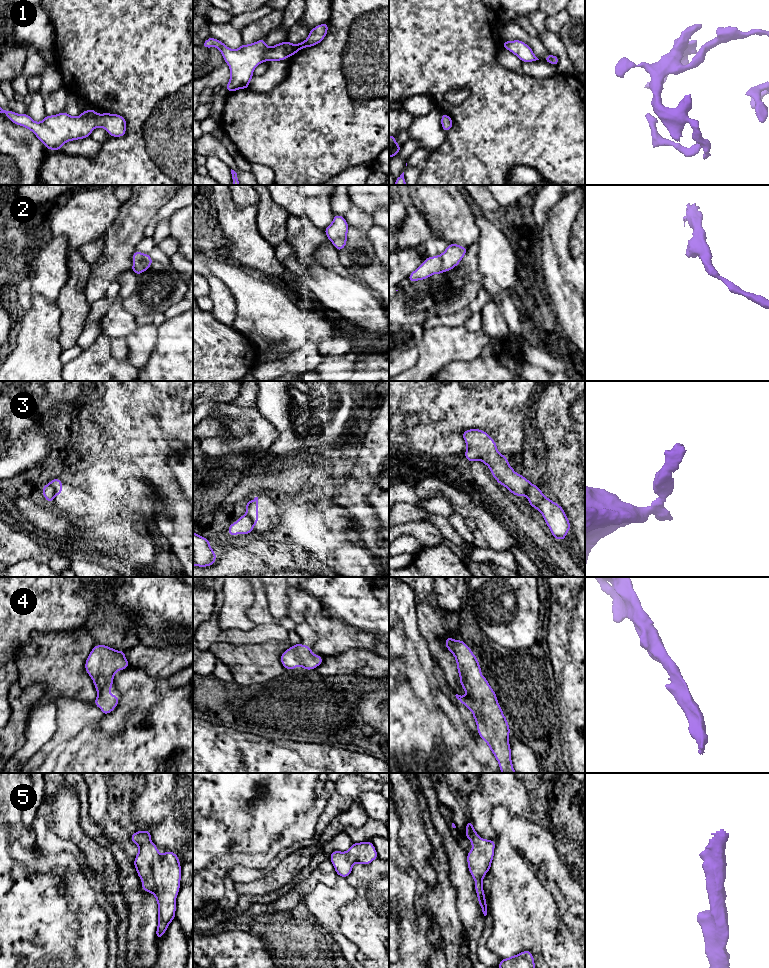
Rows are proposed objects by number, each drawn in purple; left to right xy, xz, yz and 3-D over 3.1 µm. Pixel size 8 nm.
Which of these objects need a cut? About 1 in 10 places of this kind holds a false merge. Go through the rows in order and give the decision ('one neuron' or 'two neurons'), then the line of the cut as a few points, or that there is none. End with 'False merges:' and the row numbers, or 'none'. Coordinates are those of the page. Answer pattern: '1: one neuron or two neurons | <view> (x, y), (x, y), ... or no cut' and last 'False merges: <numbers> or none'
1: one neuron | no cut
2: one neuron | no cut
3: two neurons | xy (49, 483), (55, 494)
4: one neuron | no cut
5: one neuron | no cut
False merges: 3

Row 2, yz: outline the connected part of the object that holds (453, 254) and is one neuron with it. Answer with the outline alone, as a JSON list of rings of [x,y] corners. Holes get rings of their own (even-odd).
[[[456,243],[449,244],[441,255],[426,258],[408,277],[412,283],[428,279],[433,274],[441,274],[456,267],[467,252],[467,247]]]

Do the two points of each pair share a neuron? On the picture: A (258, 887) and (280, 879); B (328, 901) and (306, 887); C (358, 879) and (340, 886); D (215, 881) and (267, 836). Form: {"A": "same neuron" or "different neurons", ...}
{"A": "same neuron", "B": "different neurons", "C": "different neurons", "D": "same neuron"}

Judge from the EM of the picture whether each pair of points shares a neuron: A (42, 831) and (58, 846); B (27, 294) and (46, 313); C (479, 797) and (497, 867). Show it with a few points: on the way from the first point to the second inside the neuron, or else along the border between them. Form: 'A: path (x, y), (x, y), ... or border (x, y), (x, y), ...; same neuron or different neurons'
A: path (46, 835), (54, 843); same neuron
B: border (55, 303), (35, 294), (32, 306), (24, 312); different neurons
C: border (490, 816), (496, 840); different neurons

